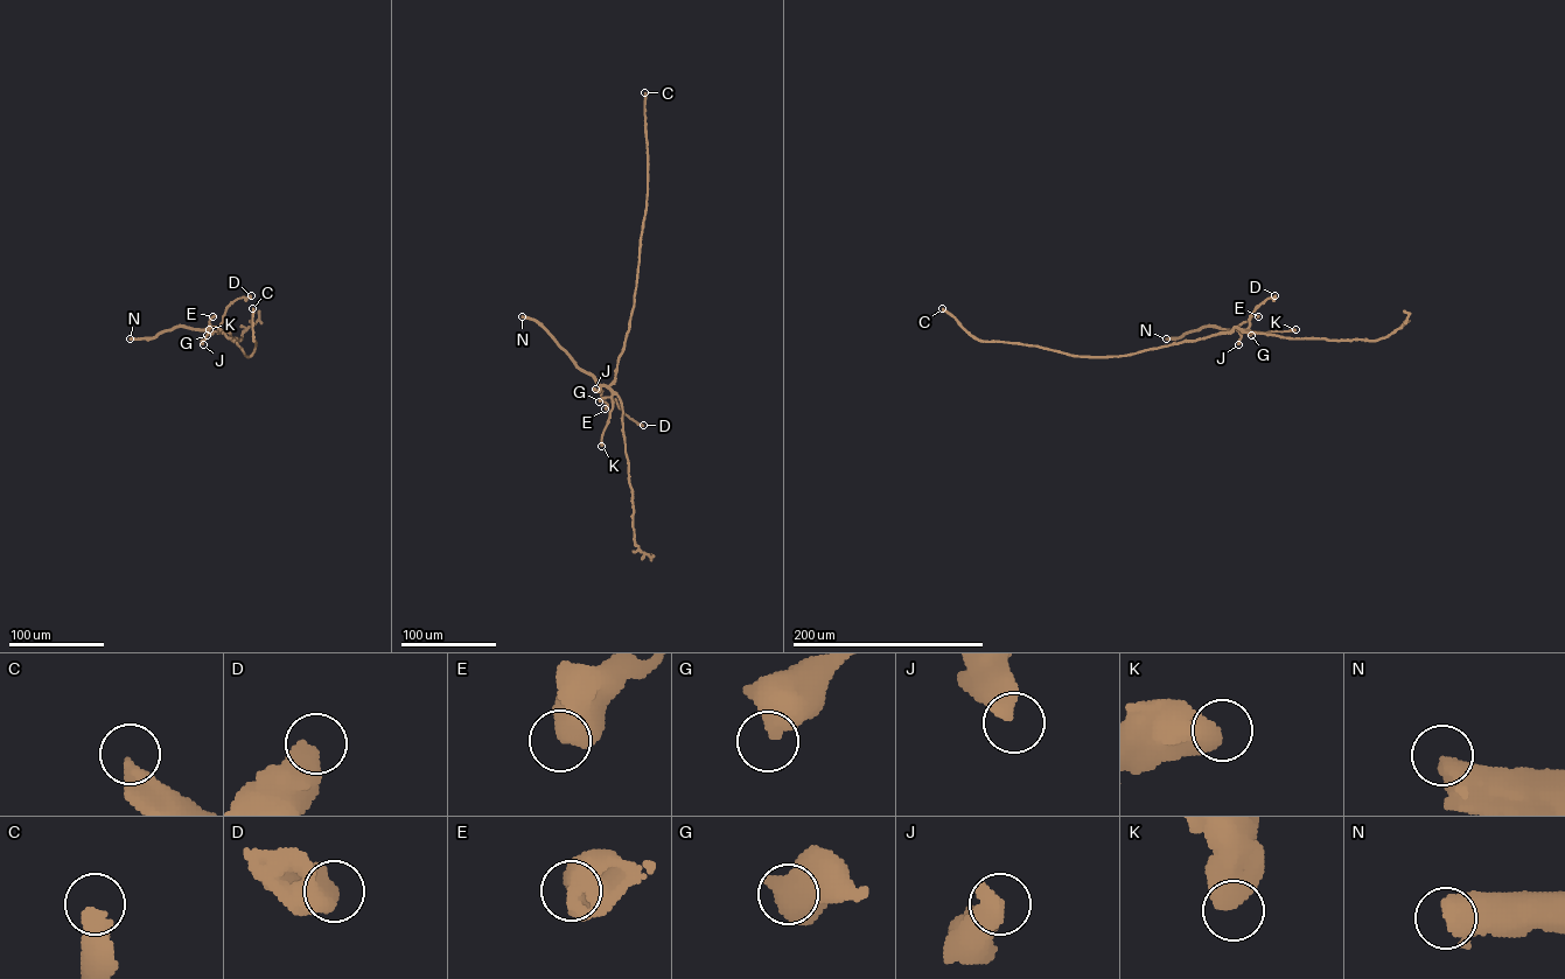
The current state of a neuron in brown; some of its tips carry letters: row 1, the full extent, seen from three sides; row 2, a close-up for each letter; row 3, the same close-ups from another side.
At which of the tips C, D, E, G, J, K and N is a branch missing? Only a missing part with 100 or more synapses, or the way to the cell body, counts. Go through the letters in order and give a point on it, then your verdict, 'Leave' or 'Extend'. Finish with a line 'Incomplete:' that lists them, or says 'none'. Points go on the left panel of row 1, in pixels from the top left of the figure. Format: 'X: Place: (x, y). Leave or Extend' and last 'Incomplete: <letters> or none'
C: Place: (252, 308). Extend
D: Place: (251, 295). Leave
E: Place: (212, 316). Leave
G: Place: (207, 335). Leave
J: Place: (203, 344). Leave
K: Place: (209, 329). Leave
N: Place: (130, 338). Leave
Incomplete: C

